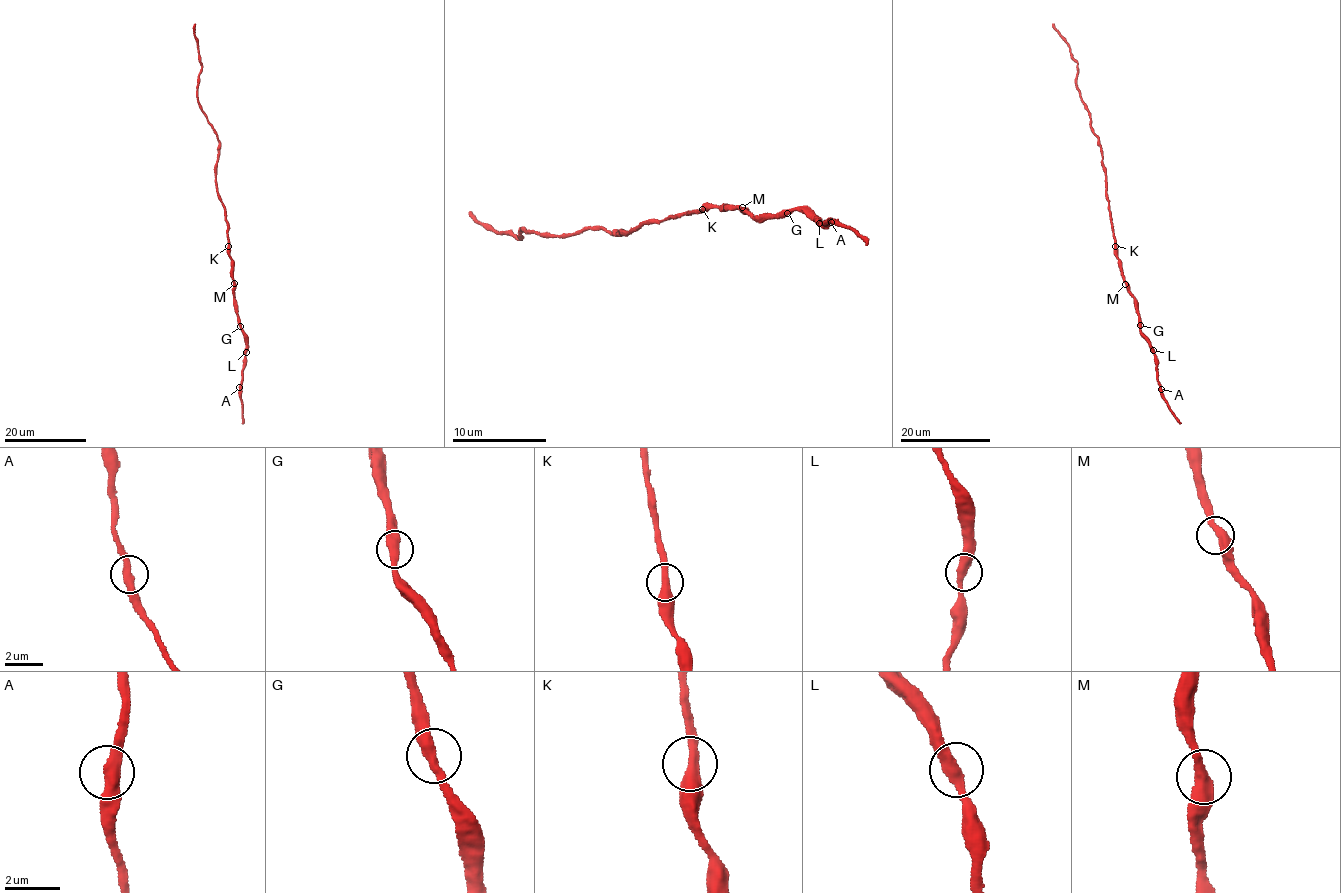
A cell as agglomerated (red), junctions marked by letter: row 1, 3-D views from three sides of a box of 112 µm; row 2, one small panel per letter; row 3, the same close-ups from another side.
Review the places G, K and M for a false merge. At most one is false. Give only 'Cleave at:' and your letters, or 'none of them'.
Cleave at: none of them

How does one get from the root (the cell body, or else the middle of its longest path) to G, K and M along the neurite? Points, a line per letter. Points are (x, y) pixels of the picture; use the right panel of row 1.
G: (1111, 219), (1114, 254), (1120, 260), (1127, 291), (1135, 299), (1140, 325)
K: (1111, 219), (1115, 246)
M: (1111, 219), (1114, 254), (1120, 260), (1125, 284)

